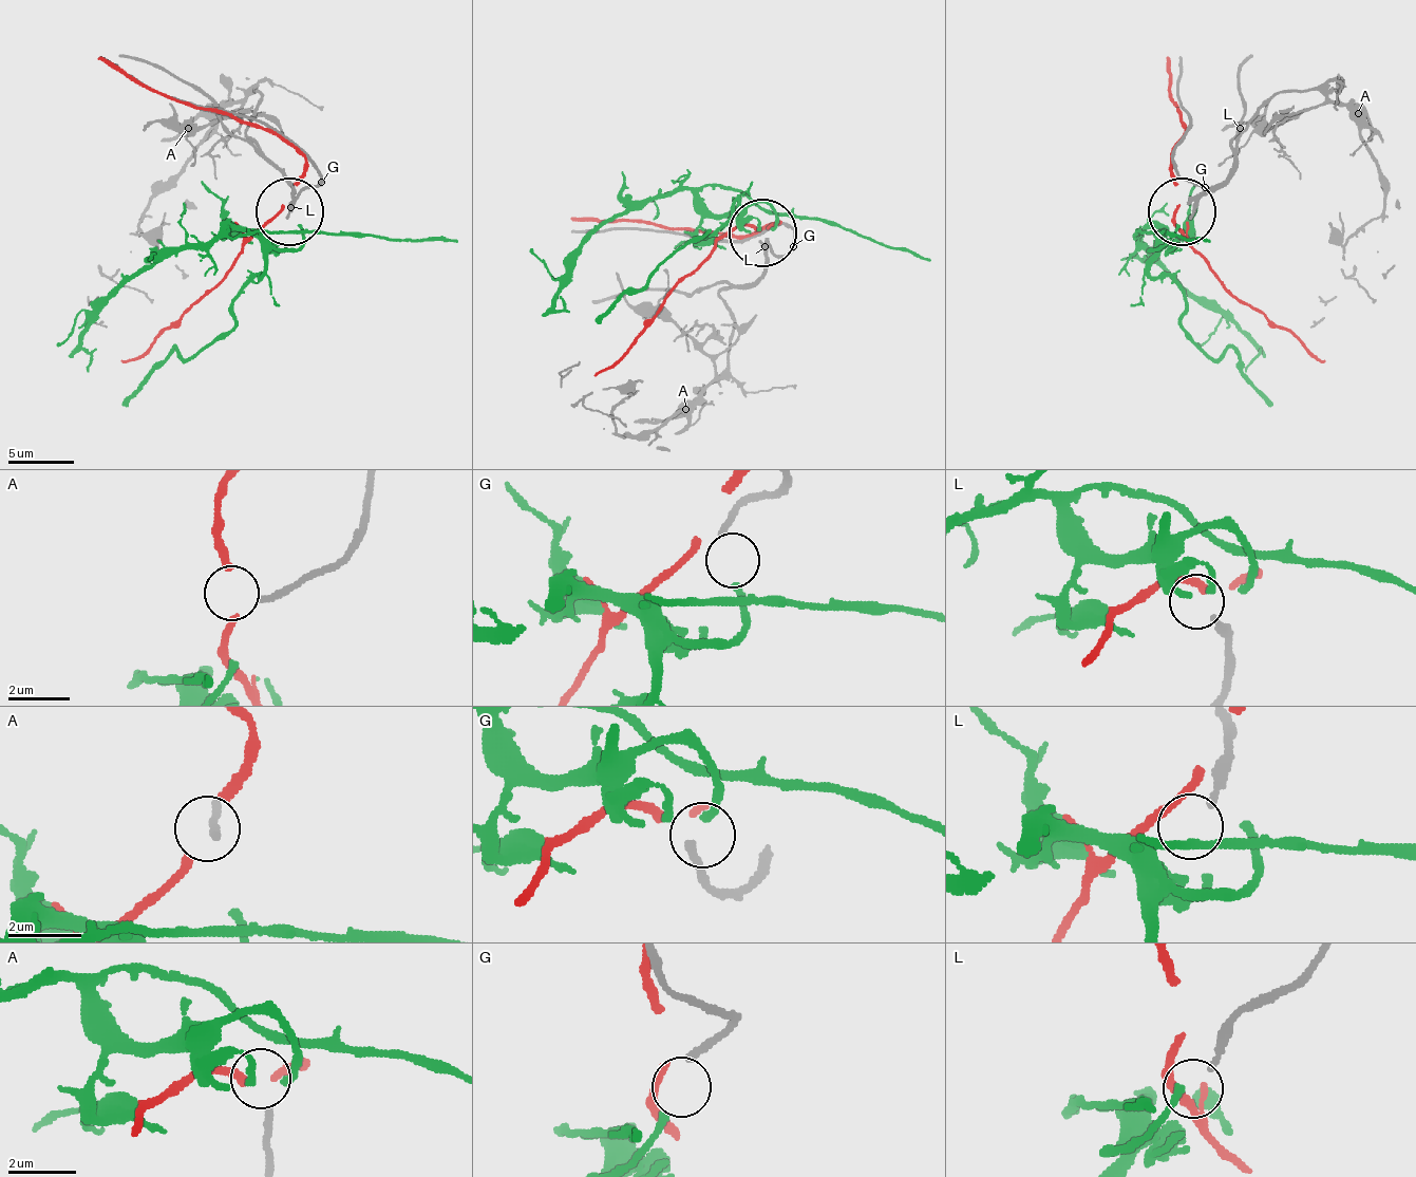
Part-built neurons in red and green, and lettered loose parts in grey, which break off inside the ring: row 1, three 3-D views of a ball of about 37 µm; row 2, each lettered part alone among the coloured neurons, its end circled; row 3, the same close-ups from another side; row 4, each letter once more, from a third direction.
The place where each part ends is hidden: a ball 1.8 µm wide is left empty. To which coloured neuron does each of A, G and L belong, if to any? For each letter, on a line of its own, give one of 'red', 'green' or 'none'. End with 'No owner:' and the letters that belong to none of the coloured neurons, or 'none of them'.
A: none
G: green
L: none
No owner: A, L

